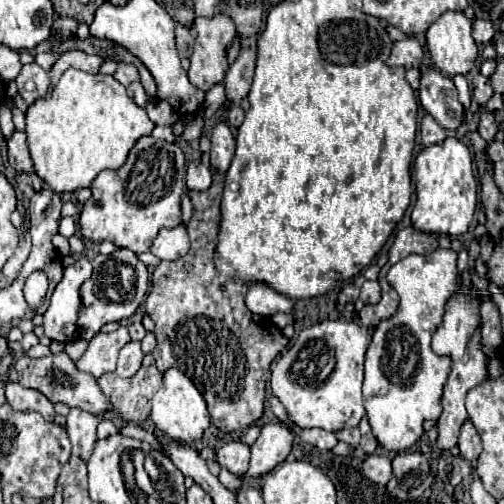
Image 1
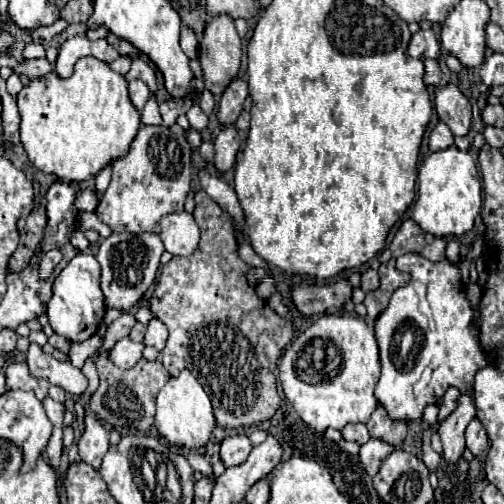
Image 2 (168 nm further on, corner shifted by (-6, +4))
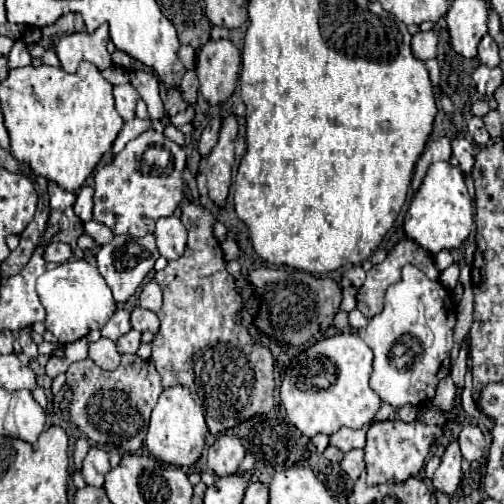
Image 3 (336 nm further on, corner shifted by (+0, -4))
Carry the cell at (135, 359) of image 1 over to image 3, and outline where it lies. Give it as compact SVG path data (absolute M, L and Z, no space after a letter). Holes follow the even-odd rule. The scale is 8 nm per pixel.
M100 338L98 342L88 344L88 358L94 360L104 370L114 370L120 362L120 354L116 350L116 344L106 338Z

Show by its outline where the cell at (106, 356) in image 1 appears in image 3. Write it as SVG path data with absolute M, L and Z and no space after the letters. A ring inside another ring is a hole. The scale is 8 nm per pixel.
M118 308L114 316L108 320L108 324L102 328L102 336L110 340L118 340L122 334L130 330L130 312L126 308Z

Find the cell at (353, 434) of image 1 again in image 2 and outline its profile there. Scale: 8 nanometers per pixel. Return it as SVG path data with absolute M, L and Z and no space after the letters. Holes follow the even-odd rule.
M346 424L342 428L342 436L346 440L354 440L358 444L366 444L370 440L368 436L368 430L366 430L366 424Z

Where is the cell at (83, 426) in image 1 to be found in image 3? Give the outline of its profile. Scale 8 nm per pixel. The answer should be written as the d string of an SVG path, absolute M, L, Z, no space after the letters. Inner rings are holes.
M92 446L88 450L88 456L84 458L84 466L82 466L82 476L86 480L88 486L104 486L104 476L110 470L110 462L108 462L108 452L104 448Z

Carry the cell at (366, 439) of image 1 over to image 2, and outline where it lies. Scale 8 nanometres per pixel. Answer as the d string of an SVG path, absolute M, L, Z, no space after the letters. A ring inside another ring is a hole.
M378 406L374 410L374 414L366 422L366 426L368 426L368 432L370 432L372 438L384 440L386 444L392 444L394 448L402 446L402 440L404 440L406 430L408 430L408 424L388 418L388 414L386 414L386 410L382 406Z

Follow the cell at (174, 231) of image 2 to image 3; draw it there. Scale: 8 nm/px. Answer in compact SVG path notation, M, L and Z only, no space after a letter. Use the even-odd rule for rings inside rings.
M168 216L156 222L156 246L166 260L176 260L186 248L186 228L176 216Z

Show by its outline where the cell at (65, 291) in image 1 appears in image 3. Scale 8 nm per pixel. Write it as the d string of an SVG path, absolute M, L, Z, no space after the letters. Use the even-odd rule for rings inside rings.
M68 260L50 270L46 270L38 282L36 290L42 306L46 308L46 328L56 336L58 342L70 344L84 338L90 330L100 330L110 316L116 312L116 302L112 290L100 276L98 268L86 260Z

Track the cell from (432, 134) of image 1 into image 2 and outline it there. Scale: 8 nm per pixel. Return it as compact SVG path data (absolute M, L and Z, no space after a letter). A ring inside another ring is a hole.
M438 122L434 126L434 130L430 132L430 152L444 150L444 148L448 148L452 144L454 144L454 136L452 136L450 128L444 122Z

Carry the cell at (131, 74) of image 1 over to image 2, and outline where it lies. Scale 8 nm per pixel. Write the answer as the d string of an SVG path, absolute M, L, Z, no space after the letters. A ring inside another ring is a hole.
M136 58L136 60L132 62L130 72L126 74L126 80L136 80L136 78L144 80L144 82L148 84L148 88L150 88L152 92L156 92L156 76L154 76L154 70L152 70L144 60L140 60L140 58Z

